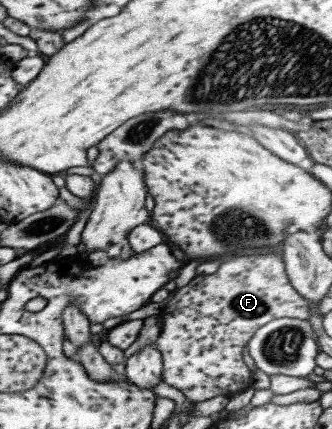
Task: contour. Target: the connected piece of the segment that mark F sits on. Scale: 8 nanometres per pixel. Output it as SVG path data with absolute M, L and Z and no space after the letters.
M280 253L237 256L221 263L215 273L193 277L175 291L172 299L161 309L160 333L153 342L161 354L161 380L179 390L188 401L205 401L223 395L230 397L252 385L252 375L241 358L241 351L256 329L273 319L290 317L305 320L309 317L310 301L293 289L284 273Z

